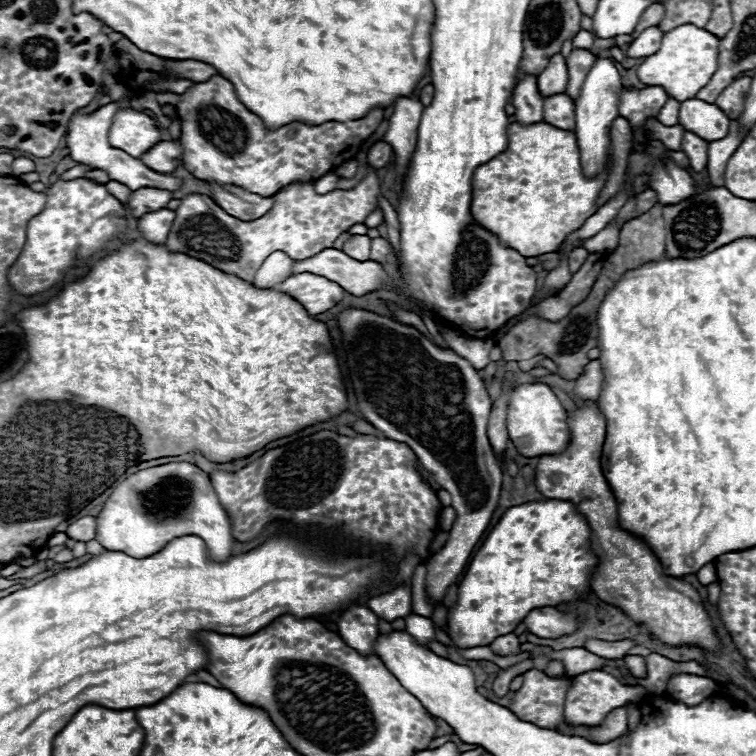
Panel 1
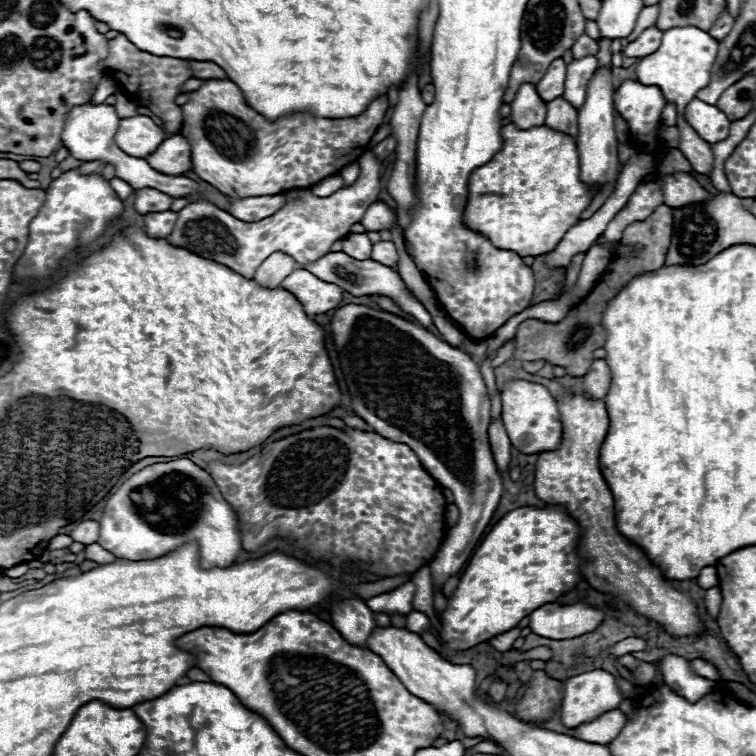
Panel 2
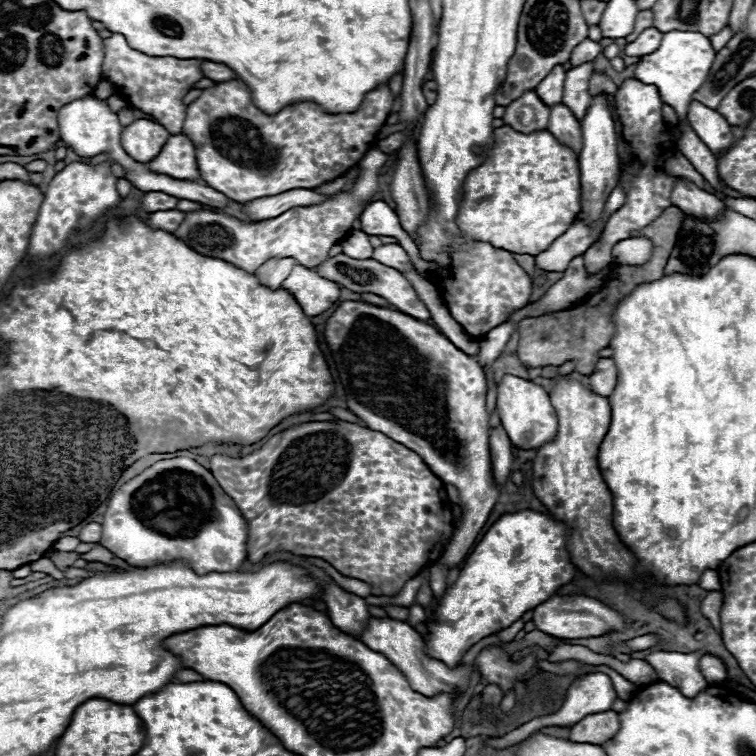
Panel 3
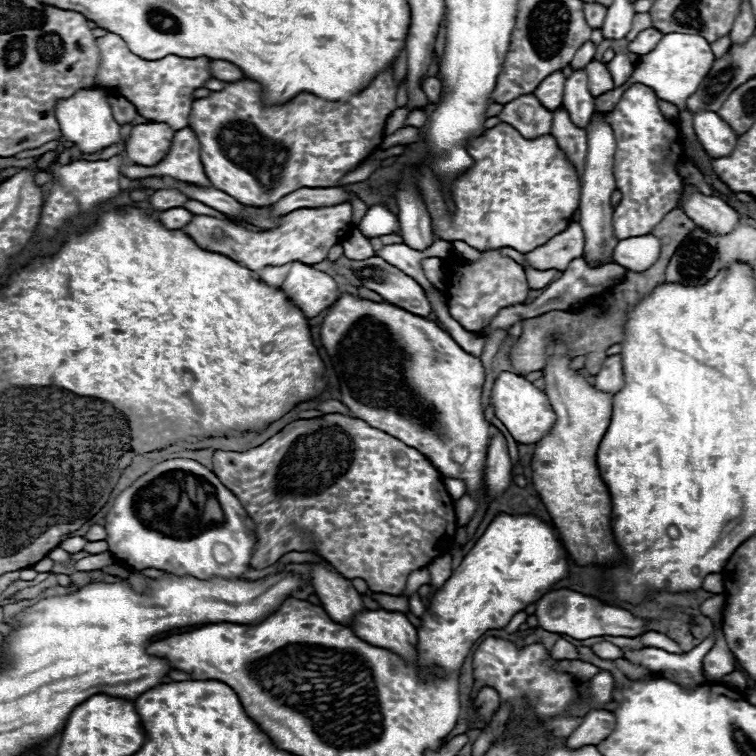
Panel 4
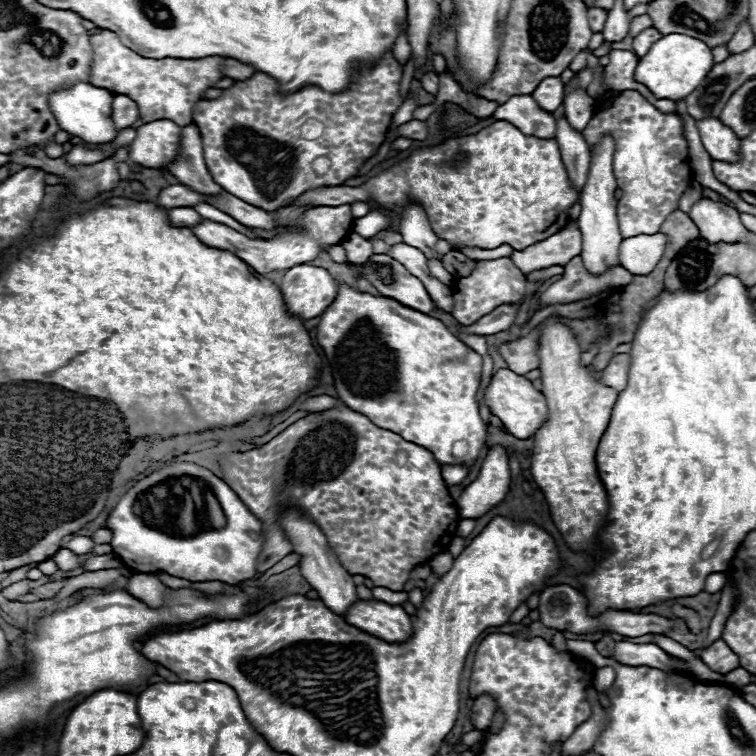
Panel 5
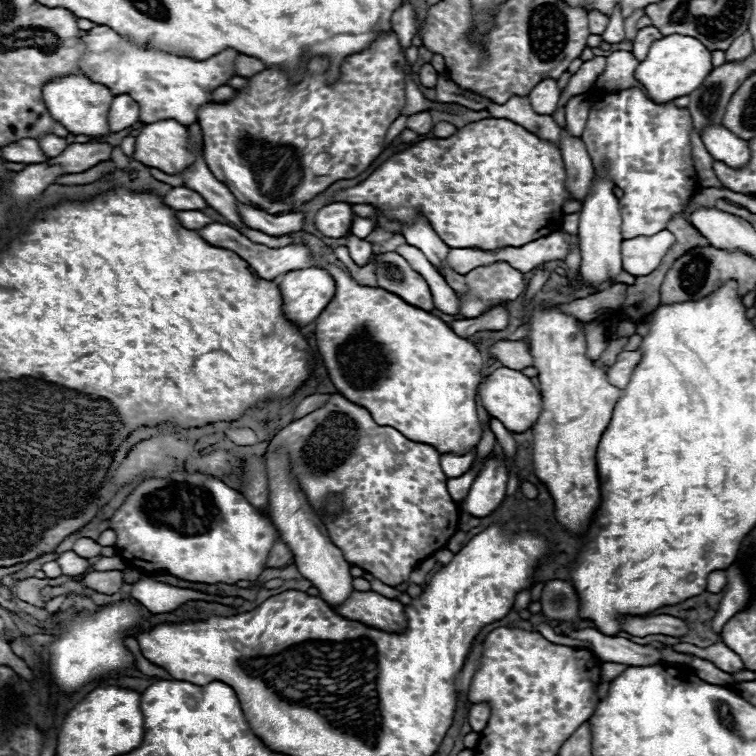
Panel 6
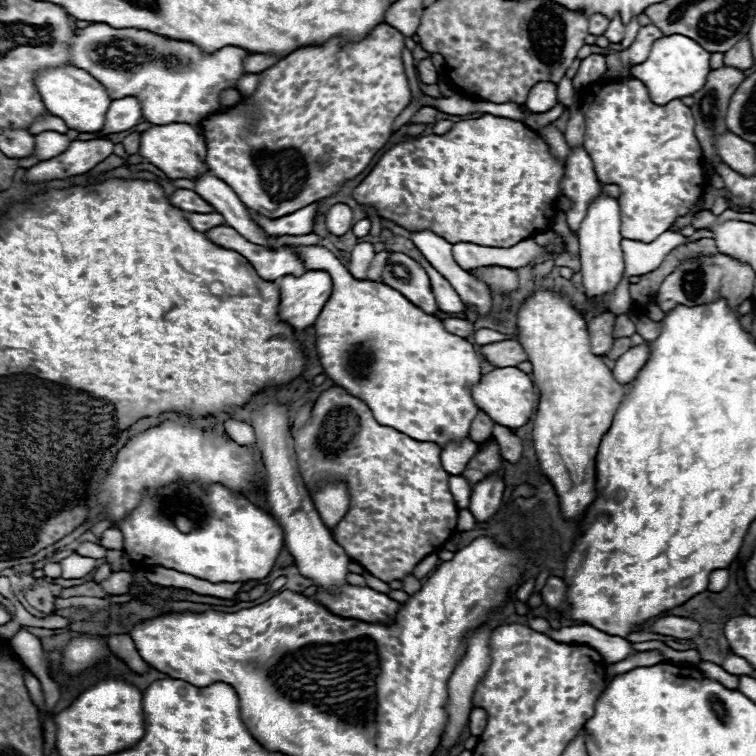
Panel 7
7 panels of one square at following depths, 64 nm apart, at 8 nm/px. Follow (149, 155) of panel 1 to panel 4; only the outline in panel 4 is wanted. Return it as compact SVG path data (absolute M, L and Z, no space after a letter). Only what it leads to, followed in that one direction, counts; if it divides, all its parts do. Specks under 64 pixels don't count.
M182 128L174 134L168 154L156 166L137 166L137 164L121 166L120 174L130 179L170 176L170 178L178 178L178 182L198 182L202 186L210 186L202 170L198 140L194 138L190 128Z

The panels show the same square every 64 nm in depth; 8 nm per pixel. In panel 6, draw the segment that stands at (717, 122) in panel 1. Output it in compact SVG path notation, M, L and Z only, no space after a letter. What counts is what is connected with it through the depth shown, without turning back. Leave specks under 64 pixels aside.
M710 124L702 132L702 142L714 160L720 160L732 168L742 168L750 160L750 150L746 140L738 138L724 126Z

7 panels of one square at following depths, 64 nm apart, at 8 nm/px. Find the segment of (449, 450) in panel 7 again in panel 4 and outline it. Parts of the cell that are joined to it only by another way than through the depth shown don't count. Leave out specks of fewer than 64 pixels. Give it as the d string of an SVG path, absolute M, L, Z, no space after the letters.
M446 478L446 488L448 488L452 500L460 500L460 498L464 496L464 490L466 490L466 488L462 486L462 482L458 482L456 478Z

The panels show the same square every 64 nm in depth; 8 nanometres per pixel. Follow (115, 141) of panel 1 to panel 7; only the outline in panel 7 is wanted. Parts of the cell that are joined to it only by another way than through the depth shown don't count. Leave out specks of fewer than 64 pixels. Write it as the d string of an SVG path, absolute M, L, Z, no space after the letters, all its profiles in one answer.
M170 122L160 126L150 126L140 134L140 150L138 154L146 158L150 164L160 168L168 178L196 178L208 170L206 158L206 142L190 124Z

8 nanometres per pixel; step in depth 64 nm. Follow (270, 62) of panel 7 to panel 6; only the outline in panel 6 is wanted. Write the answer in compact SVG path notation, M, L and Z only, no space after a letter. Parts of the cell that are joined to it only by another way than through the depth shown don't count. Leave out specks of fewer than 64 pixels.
M238 56L236 62L234 62L234 68L236 68L236 74L242 76L242 78L250 78L258 72L262 72L266 66L262 62L258 62L256 58L246 58L246 56Z

